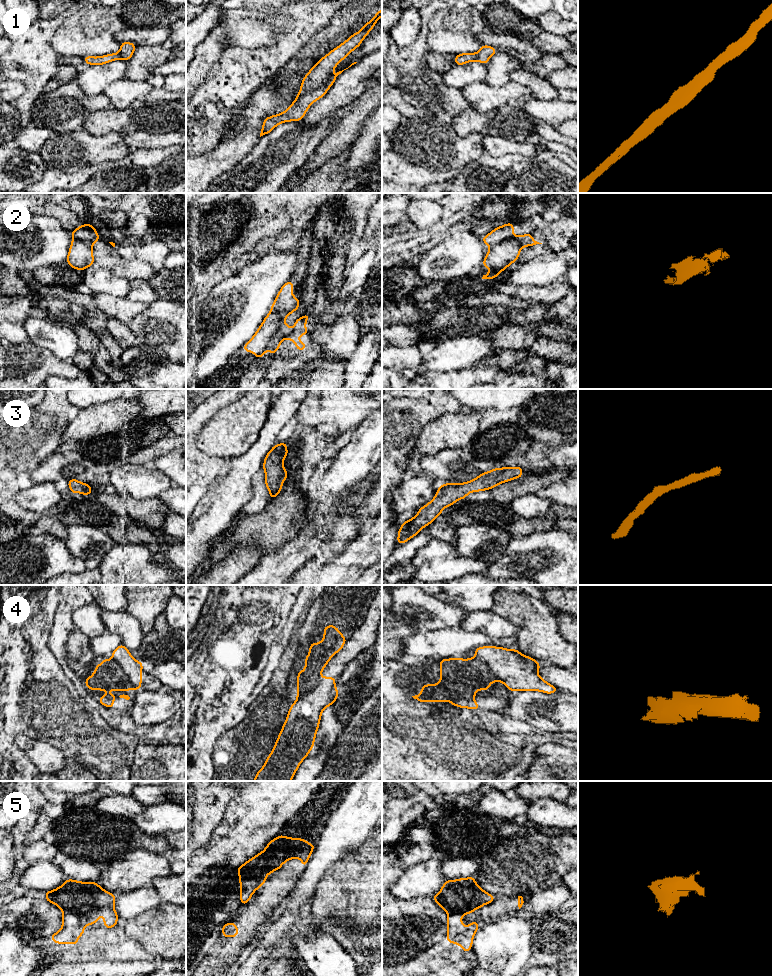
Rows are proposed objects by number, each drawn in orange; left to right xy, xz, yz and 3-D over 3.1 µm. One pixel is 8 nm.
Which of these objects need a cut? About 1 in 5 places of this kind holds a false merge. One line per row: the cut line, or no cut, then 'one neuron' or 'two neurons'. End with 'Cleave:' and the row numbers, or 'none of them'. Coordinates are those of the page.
1: no cut | one neuron
2: no cut | one neuron
3: no cut | one neuron
4: xy (111, 659), (120, 665), (136, 688) | two neurons
5: no cut | one neuron
Cleave: 4

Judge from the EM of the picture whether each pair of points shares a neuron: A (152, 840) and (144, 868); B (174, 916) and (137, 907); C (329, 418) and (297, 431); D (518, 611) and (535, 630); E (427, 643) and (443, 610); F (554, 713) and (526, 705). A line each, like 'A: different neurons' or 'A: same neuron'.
A: different neurons
B: different neurons
C: same neuron
D: same neuron
E: different neurons
F: same neuron

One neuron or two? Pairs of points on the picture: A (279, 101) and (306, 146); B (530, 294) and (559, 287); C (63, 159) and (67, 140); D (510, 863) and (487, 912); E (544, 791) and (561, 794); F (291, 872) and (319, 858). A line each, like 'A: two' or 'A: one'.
A: two
B: one
C: one
D: one
E: one
F: two

